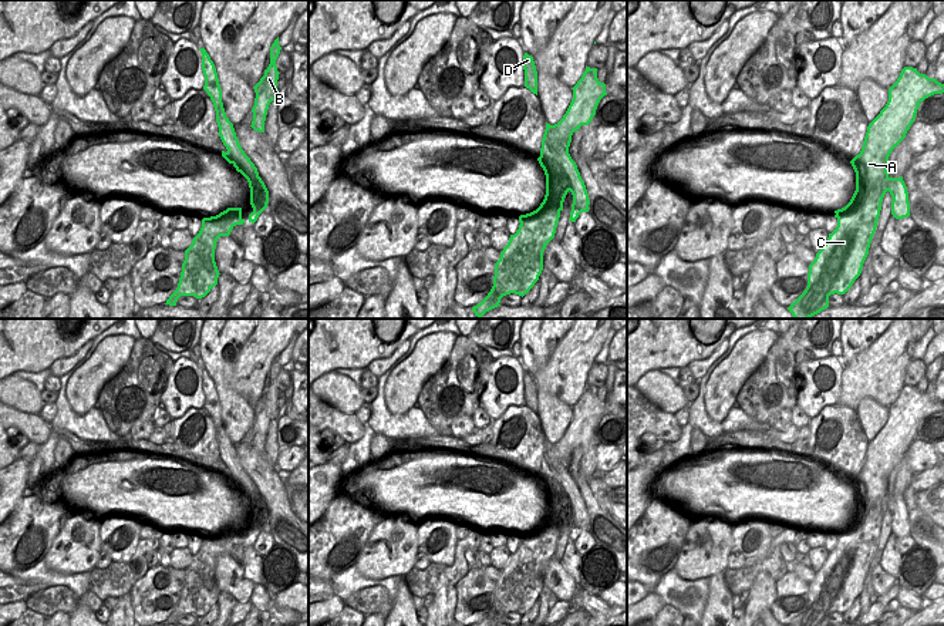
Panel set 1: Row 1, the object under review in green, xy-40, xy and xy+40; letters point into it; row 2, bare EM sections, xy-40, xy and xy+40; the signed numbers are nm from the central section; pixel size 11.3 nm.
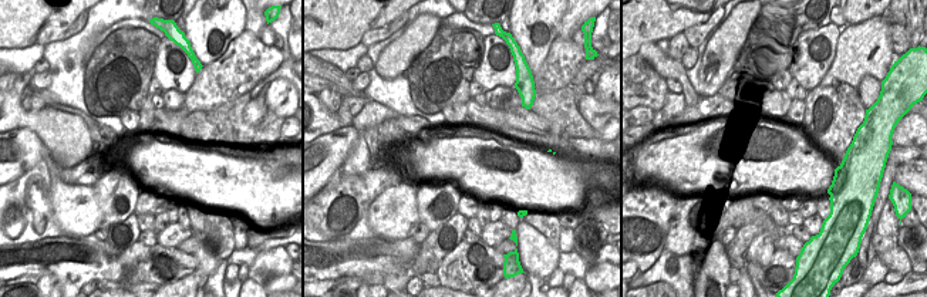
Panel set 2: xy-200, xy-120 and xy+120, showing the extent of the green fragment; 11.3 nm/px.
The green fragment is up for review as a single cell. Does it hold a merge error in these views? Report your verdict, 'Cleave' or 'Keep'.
Cleave.

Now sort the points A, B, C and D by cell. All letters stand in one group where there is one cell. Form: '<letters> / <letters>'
A B C / D

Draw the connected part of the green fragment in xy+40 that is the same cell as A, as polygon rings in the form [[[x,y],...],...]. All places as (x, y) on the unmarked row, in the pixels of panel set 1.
[[[913,386],[901,388],[897,400],[889,407],[886,425],[867,445],[860,472],[850,479],[856,491],[856,509],[844,526],[835,529],[837,545],[829,552],[826,562],[809,583],[805,610],[789,626],[829,626],[829,615],[835,612],[844,613],[860,595],[877,546],[881,521],[889,509],[889,475],[906,457],[907,450],[916,440],[920,421],[934,413],[943,411],[944,403],[935,397],[928,397]]]

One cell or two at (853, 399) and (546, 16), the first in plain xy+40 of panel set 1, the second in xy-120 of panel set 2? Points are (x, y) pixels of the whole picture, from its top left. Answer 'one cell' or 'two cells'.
two cells

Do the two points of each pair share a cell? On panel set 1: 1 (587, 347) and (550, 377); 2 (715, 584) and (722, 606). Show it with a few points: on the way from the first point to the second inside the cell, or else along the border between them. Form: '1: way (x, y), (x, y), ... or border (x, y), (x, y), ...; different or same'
1: way (579, 352), (559, 372); same
2: way (718, 589), (720, 601); same

